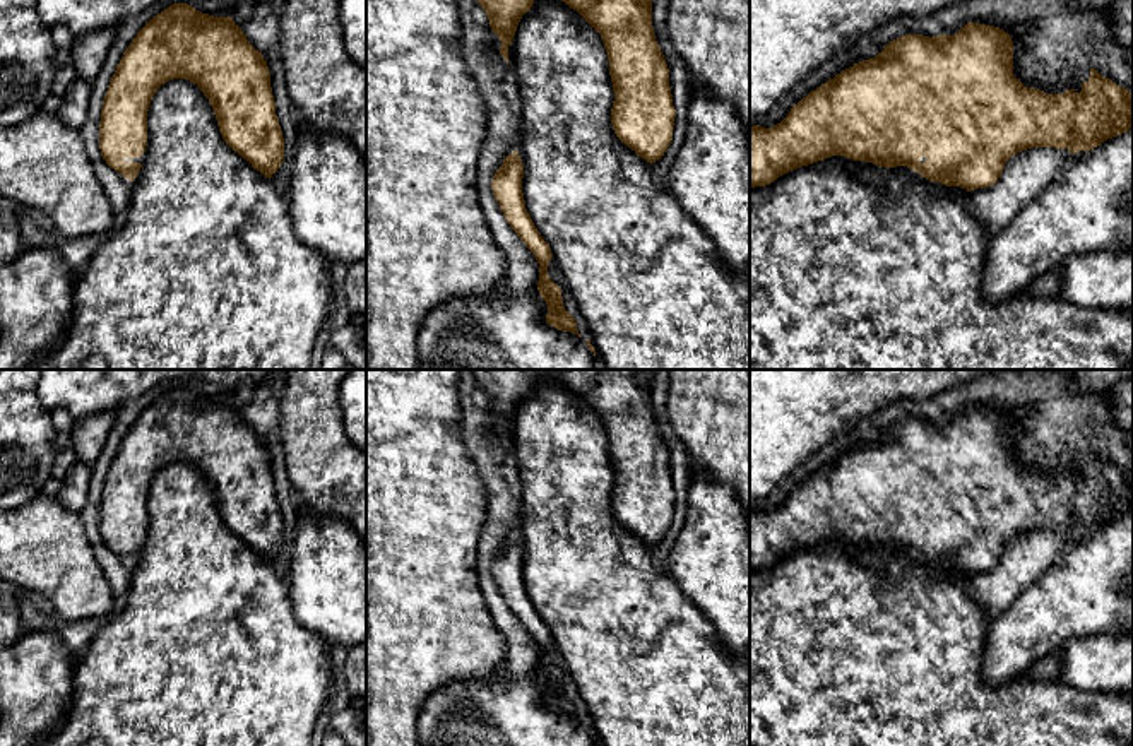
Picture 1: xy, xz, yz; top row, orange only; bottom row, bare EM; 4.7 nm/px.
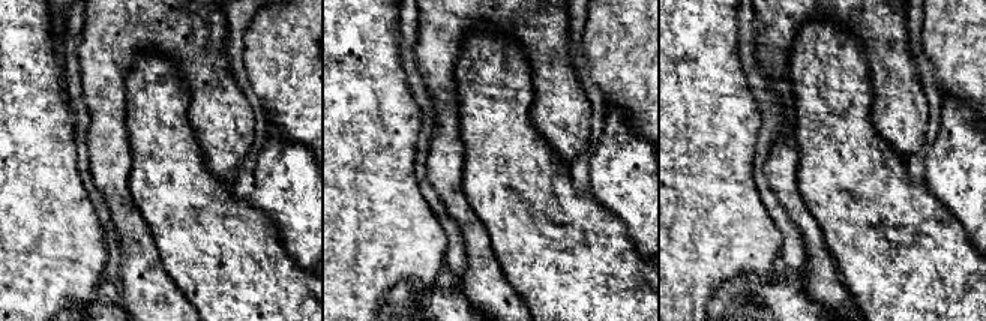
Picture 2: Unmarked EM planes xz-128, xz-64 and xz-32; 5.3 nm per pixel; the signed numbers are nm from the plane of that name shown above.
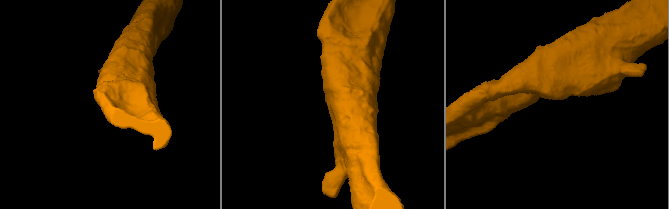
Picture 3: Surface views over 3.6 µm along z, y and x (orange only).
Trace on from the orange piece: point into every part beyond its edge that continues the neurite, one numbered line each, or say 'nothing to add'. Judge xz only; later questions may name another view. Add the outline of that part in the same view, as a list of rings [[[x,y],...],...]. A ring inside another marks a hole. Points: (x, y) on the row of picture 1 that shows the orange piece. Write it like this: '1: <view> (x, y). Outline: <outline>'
nothing to add

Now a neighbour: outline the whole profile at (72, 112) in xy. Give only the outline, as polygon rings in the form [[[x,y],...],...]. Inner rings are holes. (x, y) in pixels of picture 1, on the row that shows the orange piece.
[[[75,79],[62,98],[56,116],[68,127],[80,130],[91,104],[91,82]]]

